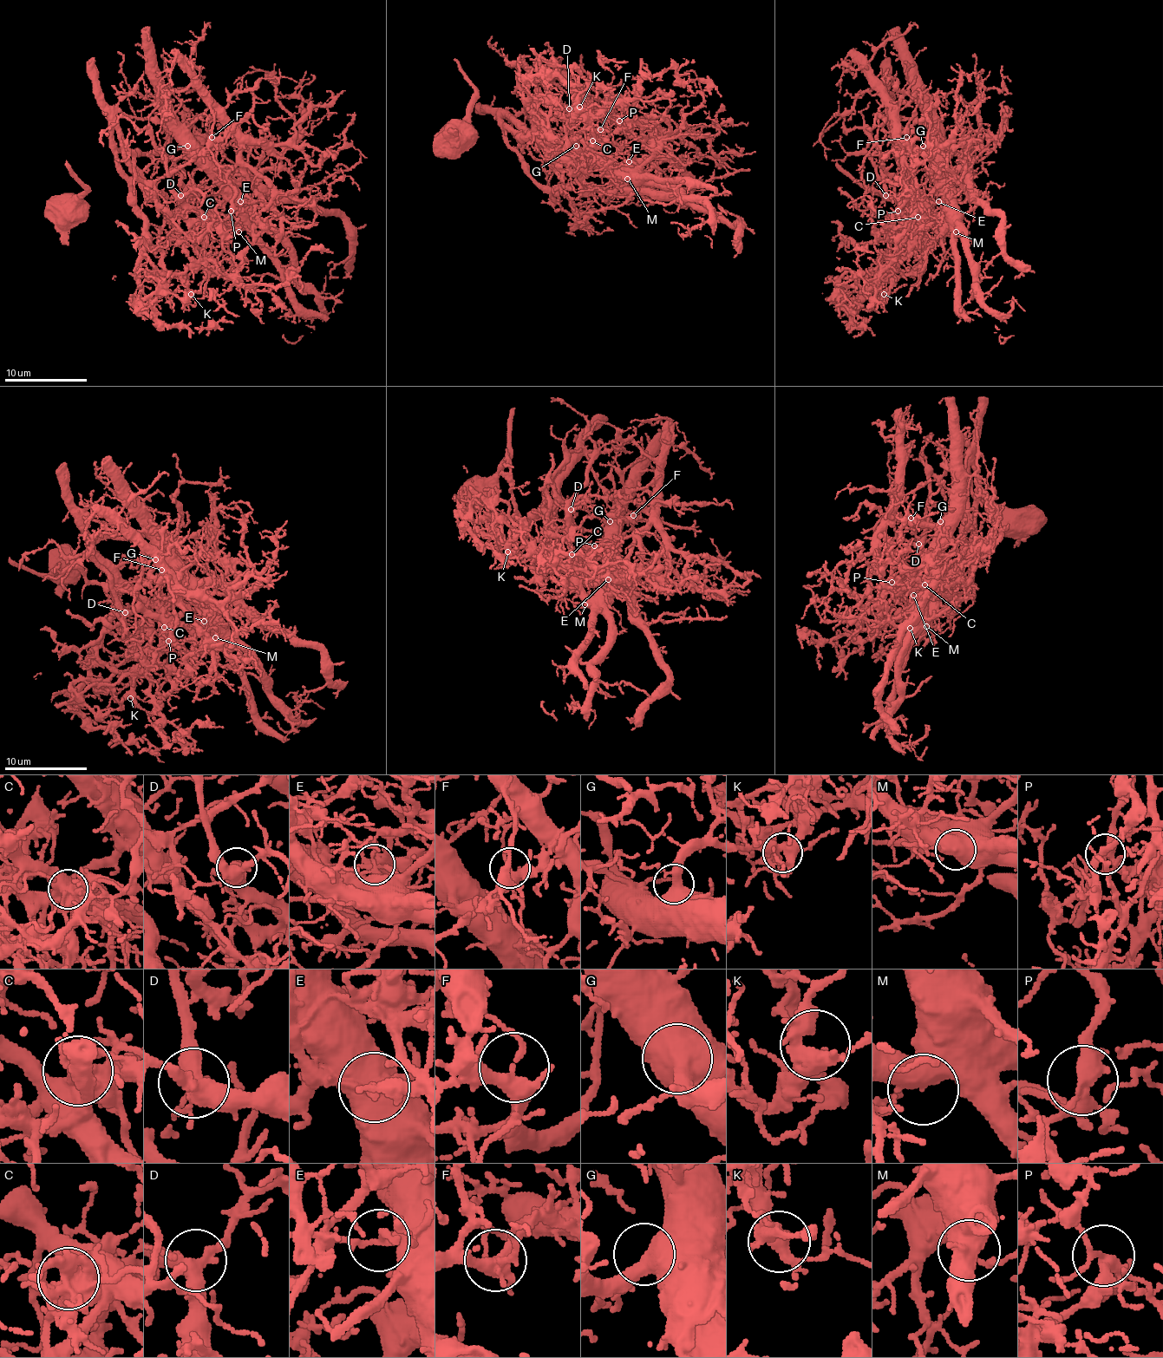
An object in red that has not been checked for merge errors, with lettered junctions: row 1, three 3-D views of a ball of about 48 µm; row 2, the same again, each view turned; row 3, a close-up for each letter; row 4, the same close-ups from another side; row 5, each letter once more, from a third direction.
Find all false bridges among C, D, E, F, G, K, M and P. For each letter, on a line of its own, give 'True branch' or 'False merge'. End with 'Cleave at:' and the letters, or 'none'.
C: False merge
D: True branch
E: False merge
F: True branch
G: True branch
K: True branch
M: True branch
P: False merge
Cleave at: C, E, P

